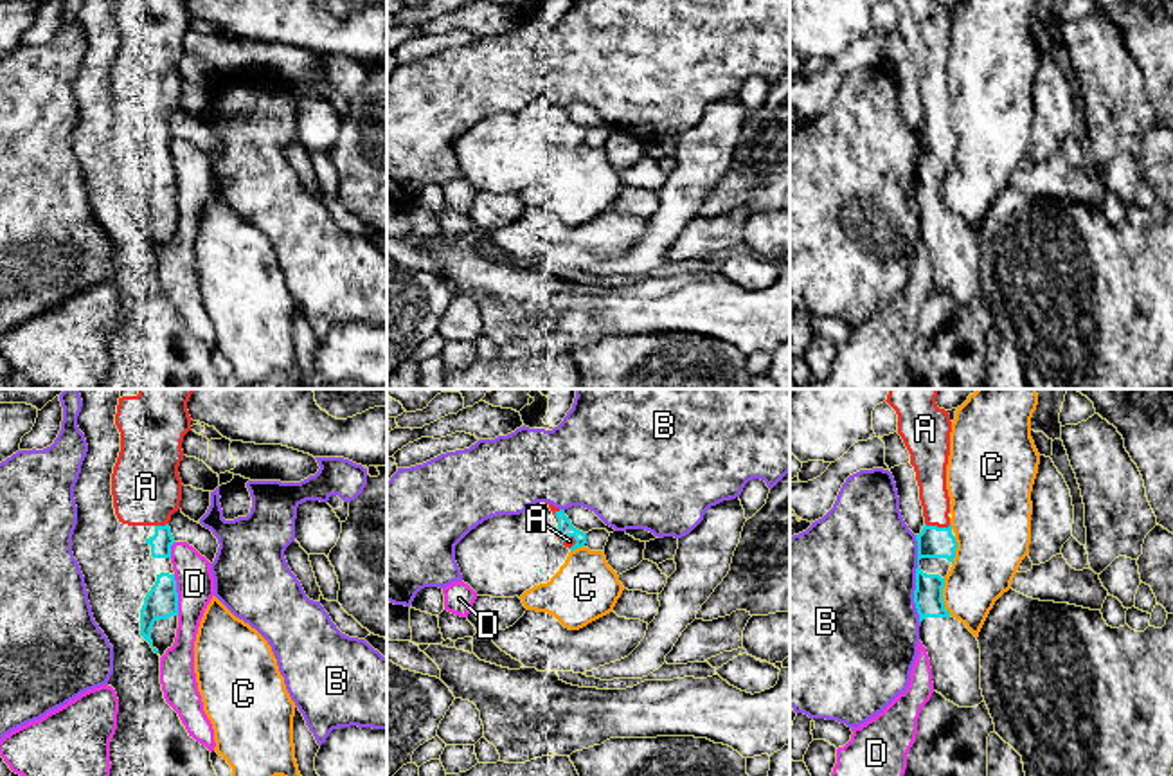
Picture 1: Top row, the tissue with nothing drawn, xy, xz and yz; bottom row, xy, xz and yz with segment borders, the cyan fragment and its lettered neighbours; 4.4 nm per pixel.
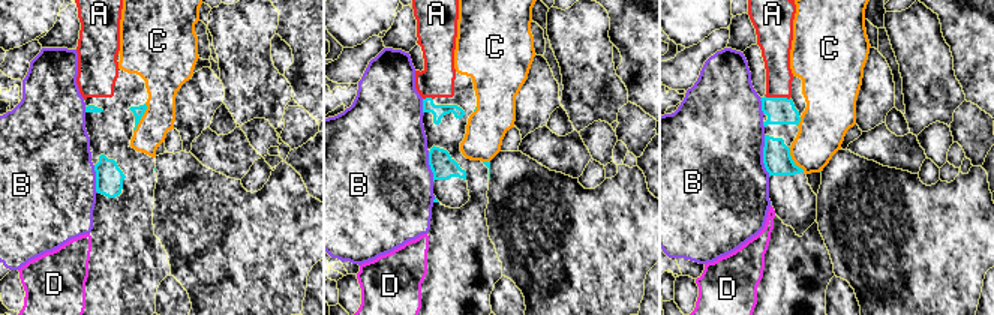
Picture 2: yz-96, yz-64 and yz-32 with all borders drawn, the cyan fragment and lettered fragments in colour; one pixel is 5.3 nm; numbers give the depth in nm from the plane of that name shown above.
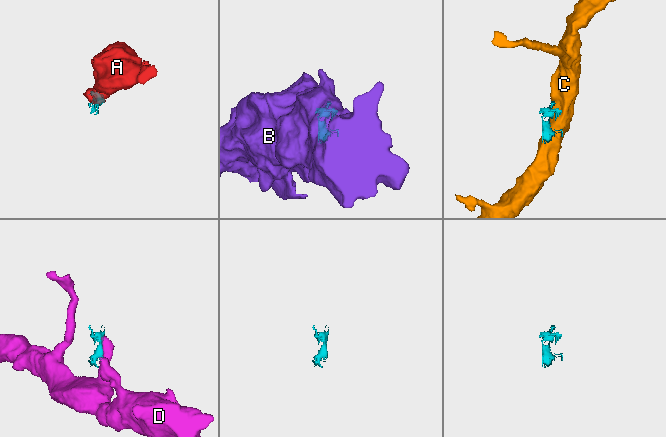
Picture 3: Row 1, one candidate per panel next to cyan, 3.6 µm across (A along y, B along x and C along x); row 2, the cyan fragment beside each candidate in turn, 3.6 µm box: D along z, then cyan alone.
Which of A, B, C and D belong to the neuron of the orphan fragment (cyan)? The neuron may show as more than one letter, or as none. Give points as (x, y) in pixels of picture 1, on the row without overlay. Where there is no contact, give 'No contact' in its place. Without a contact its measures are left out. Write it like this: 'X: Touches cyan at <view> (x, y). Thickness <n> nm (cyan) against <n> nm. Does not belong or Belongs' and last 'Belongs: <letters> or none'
A: Touches cyan at yz (936, 123). Thickness 140 nm (cyan) against 140 nm. Belongs
B: Touches cyan at yz (916, 177). Thickness 140 nm (cyan) against 500 nm. Does not belong
C: Touches cyan at yz (941, 193). Thickness 140 nm (cyan) against 280 nm. Does not belong
D: Touches cyan at xy (177, 191). Thickness 150 nm (cyan) against 170 nm. Does not belong
Belongs: A

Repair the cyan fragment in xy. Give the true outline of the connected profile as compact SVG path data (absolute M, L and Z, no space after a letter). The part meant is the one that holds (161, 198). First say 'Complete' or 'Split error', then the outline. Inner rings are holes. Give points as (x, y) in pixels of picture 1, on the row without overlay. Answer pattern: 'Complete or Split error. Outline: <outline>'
Split error. Outline: M160 169L140 205L140 232L160 254L173 243L178 225L178 189L175 171Z

